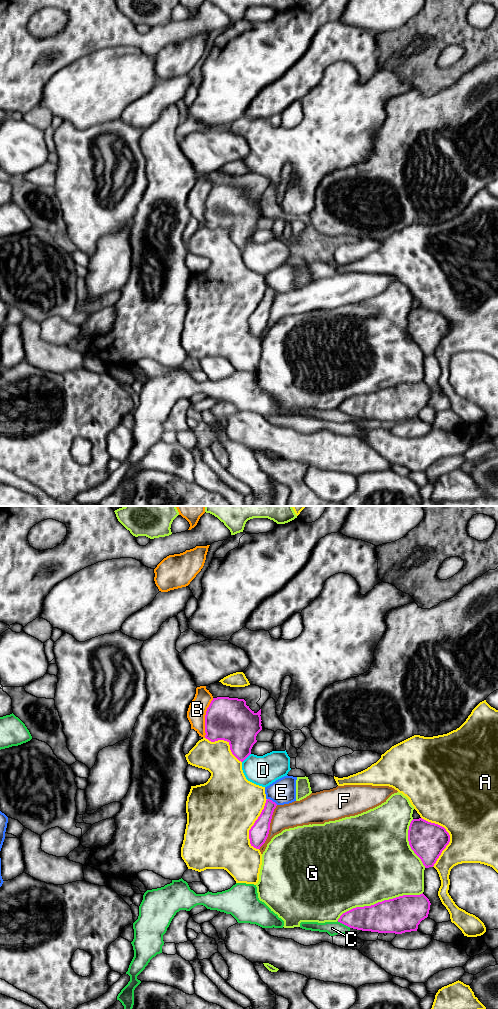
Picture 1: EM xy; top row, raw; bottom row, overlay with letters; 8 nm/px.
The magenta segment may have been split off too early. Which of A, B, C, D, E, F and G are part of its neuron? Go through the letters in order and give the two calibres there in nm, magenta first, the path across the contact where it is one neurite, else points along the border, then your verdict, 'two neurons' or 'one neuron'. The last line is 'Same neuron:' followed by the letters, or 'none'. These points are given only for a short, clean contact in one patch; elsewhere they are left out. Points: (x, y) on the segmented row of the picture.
A: 280 nm thick on the magenta side, 460 nm on the other; two neurons
B: 360 nm thick on the magenta side, 150 nm on the other; runs through xy (230, 719), (205, 718), (197, 709); one neuron
C: 220 nm thick on the magenta side, 110 nm on the other; two neurons
D: 300 nm thick on the magenta side, 240 nm on the other; two neurons
E: 140 nm thick on the magenta side, 200 nm on the other; two neurons
F: 150 nm thick on the magenta side, 200 nm on the other; two neurons
G: 300 nm thick on the magenta side, 500 nm on the other; two neurons
Same neuron: B

